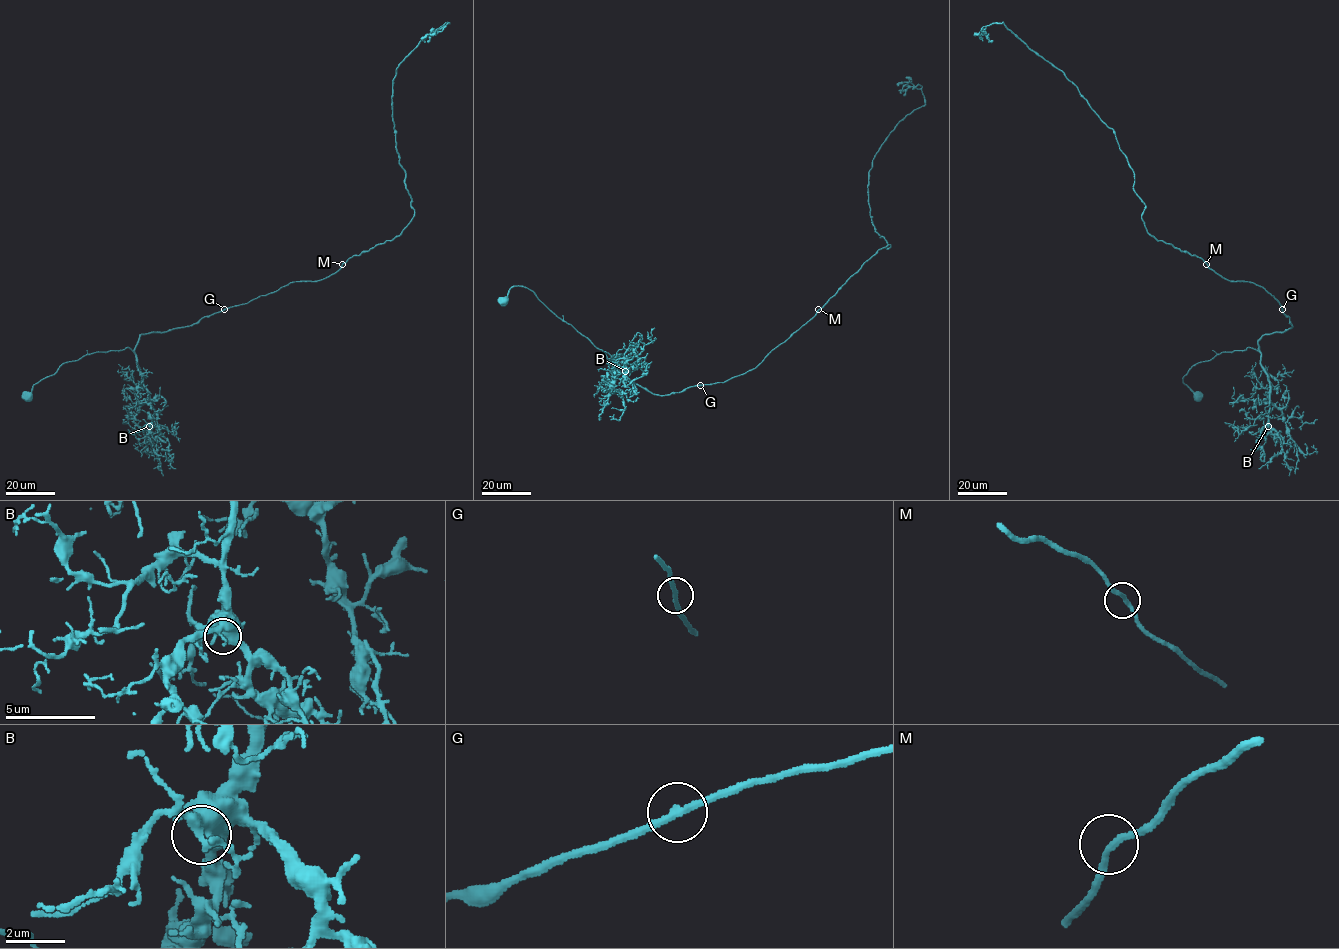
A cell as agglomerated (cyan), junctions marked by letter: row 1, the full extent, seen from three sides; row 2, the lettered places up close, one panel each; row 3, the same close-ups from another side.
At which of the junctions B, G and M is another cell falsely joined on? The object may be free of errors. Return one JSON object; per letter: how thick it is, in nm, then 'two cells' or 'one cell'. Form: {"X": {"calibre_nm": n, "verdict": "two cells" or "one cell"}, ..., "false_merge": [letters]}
{"B": {"calibre_nm": 500, "verdict": "one cell"}, "G": {"calibre_nm": 240, "verdict": "one cell"}, "M": {"calibre_nm": 200, "verdict": "one cell"}, "false_merge": []}

